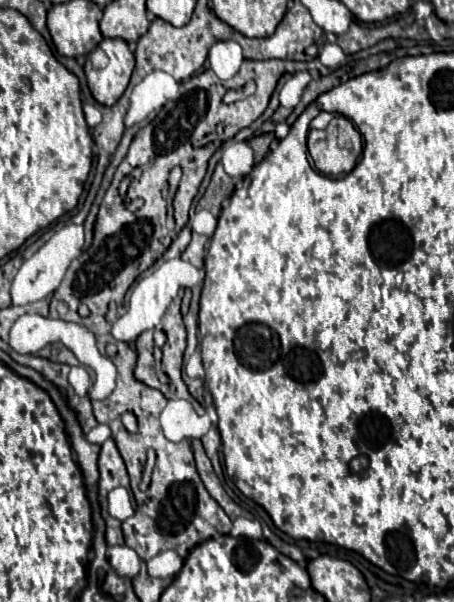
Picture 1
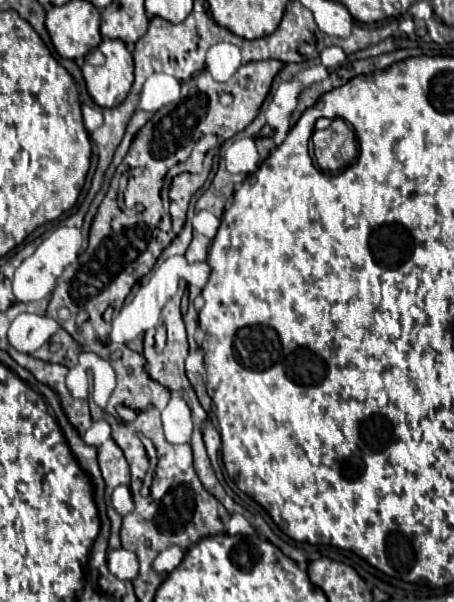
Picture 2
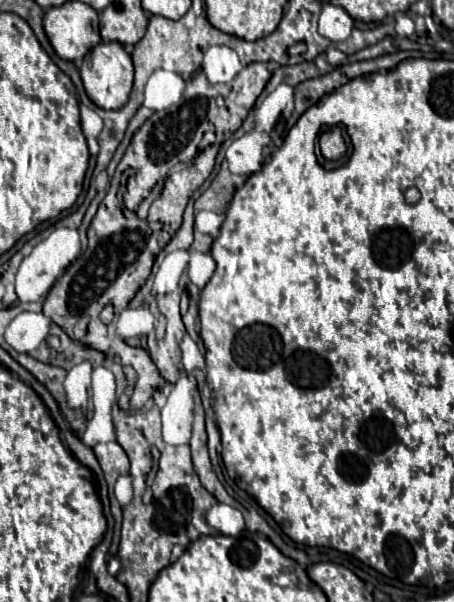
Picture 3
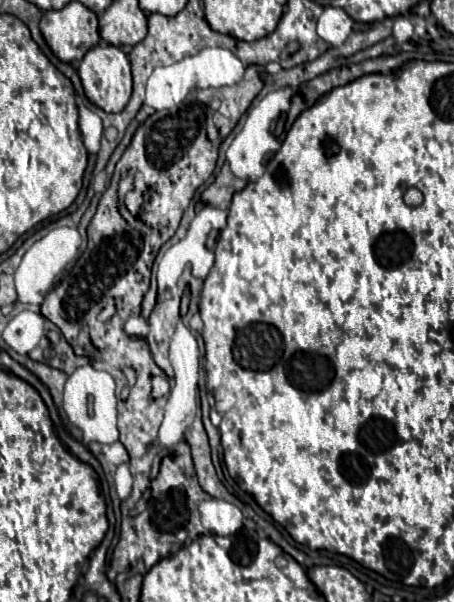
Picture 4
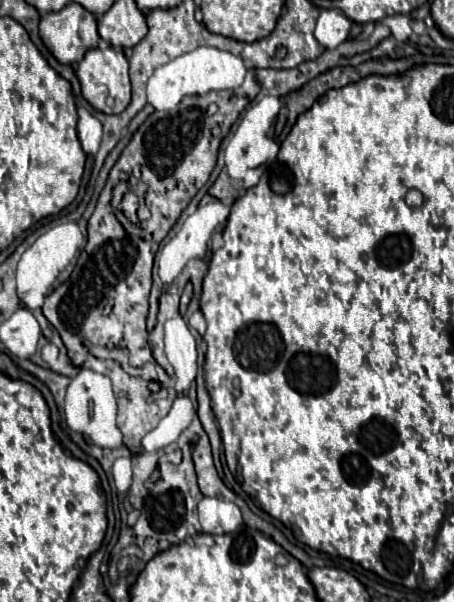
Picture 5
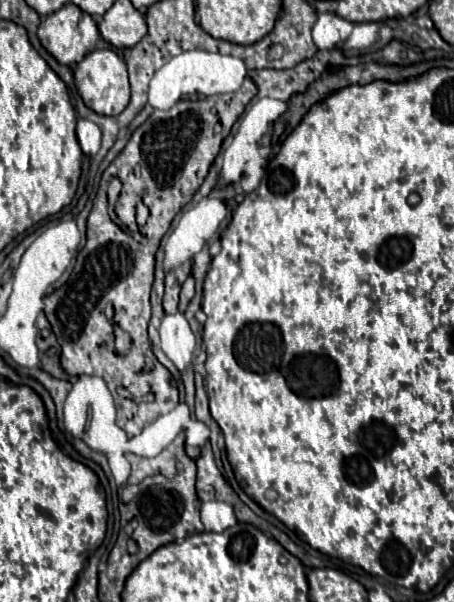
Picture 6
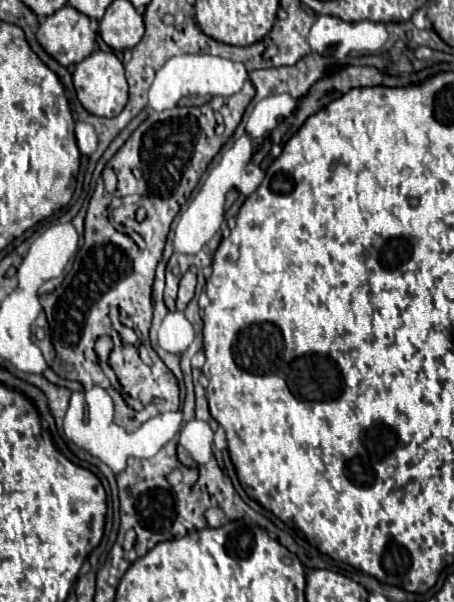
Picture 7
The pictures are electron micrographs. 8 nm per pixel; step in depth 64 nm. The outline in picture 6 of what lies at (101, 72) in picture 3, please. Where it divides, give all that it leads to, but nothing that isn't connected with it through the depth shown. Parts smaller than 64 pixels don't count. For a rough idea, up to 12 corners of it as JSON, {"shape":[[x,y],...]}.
{"shape":[[90,52],[74,70],[96,114],[118,116],[130,100],[124,58]]}

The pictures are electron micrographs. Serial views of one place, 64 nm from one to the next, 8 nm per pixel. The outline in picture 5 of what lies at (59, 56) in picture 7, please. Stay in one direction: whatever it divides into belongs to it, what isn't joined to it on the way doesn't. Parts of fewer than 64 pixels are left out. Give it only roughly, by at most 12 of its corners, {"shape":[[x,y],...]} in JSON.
{"shape":[[76,2],[44,14],[40,38],[62,64],[100,40],[94,14]]}

